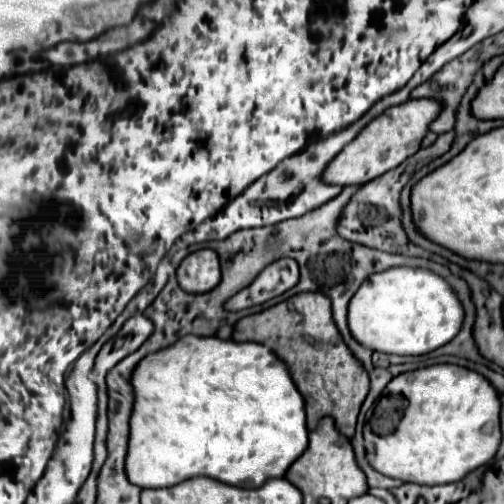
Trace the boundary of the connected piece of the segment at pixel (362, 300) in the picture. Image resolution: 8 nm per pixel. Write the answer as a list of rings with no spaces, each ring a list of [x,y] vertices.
[[[390,267],[370,275],[350,299],[348,327],[354,339],[392,355],[424,355],[450,343],[462,329],[464,307],[448,281],[420,267]]]

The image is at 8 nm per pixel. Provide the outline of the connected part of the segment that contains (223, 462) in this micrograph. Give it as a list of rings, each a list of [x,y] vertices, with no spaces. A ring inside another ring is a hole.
[[[186,335],[176,345],[142,359],[134,369],[132,387],[136,401],[130,417],[126,475],[142,489],[170,487],[198,475],[254,489],[270,477],[284,477],[286,469],[306,451],[304,397],[298,393],[286,363],[260,343]]]

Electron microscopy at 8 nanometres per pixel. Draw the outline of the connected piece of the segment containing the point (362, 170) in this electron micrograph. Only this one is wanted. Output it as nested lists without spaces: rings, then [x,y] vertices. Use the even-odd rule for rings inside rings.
[[[408,99],[402,105],[386,109],[332,159],[332,163],[324,171],[324,181],[340,187],[364,185],[384,175],[386,171],[398,167],[402,161],[406,161],[420,149],[426,133],[430,131],[430,125],[436,121],[440,113],[442,113],[442,101],[436,99]]]

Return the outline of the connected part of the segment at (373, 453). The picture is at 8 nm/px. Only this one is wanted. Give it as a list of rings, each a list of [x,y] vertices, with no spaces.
[[[432,365],[394,377],[364,427],[368,463],[386,477],[442,485],[486,465],[500,447],[500,401],[484,375],[460,365]]]

